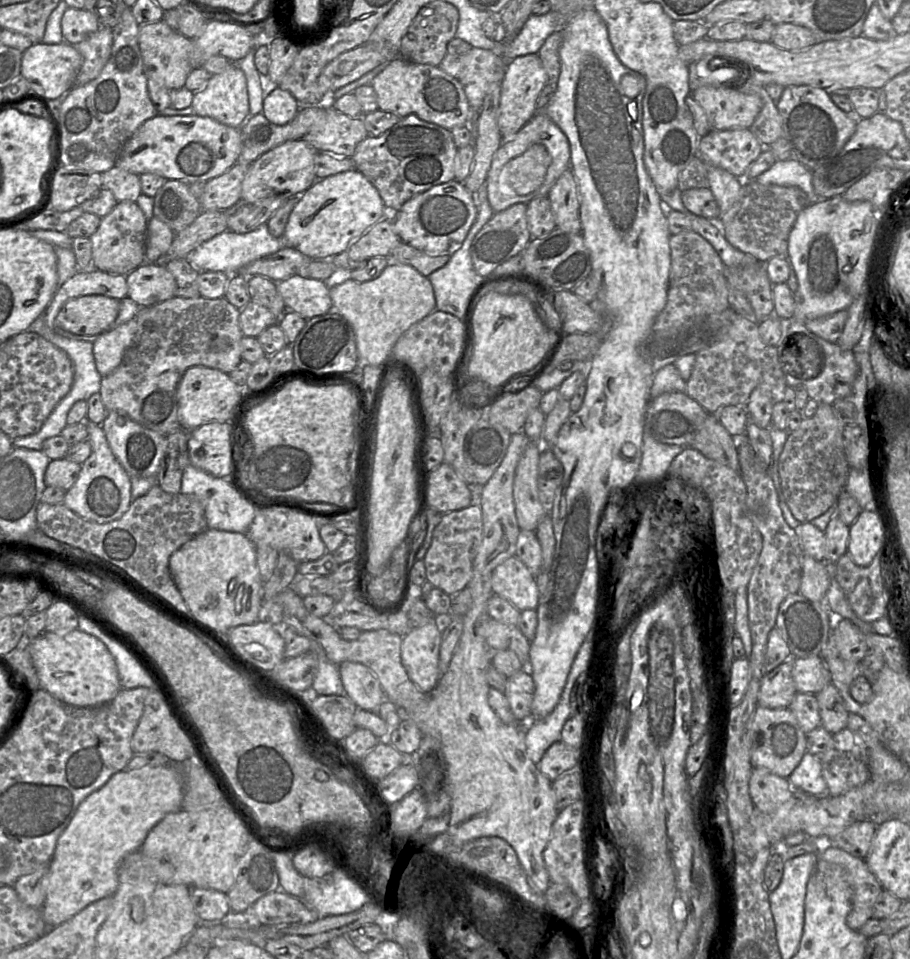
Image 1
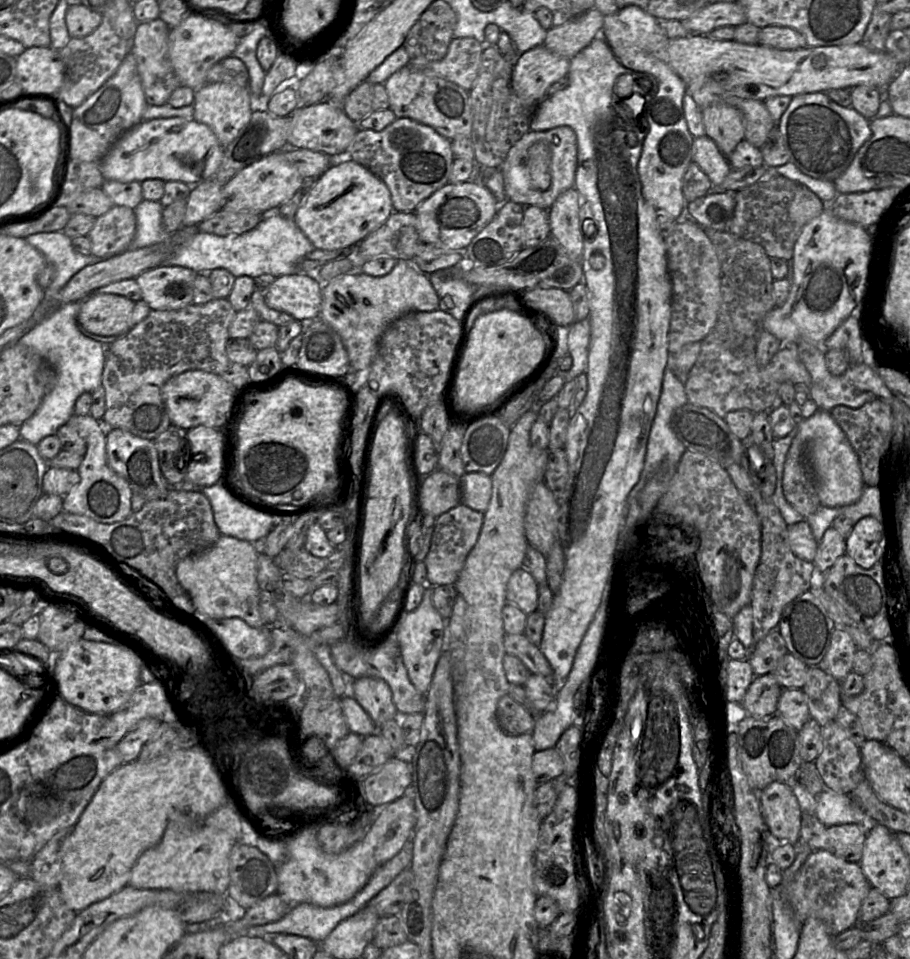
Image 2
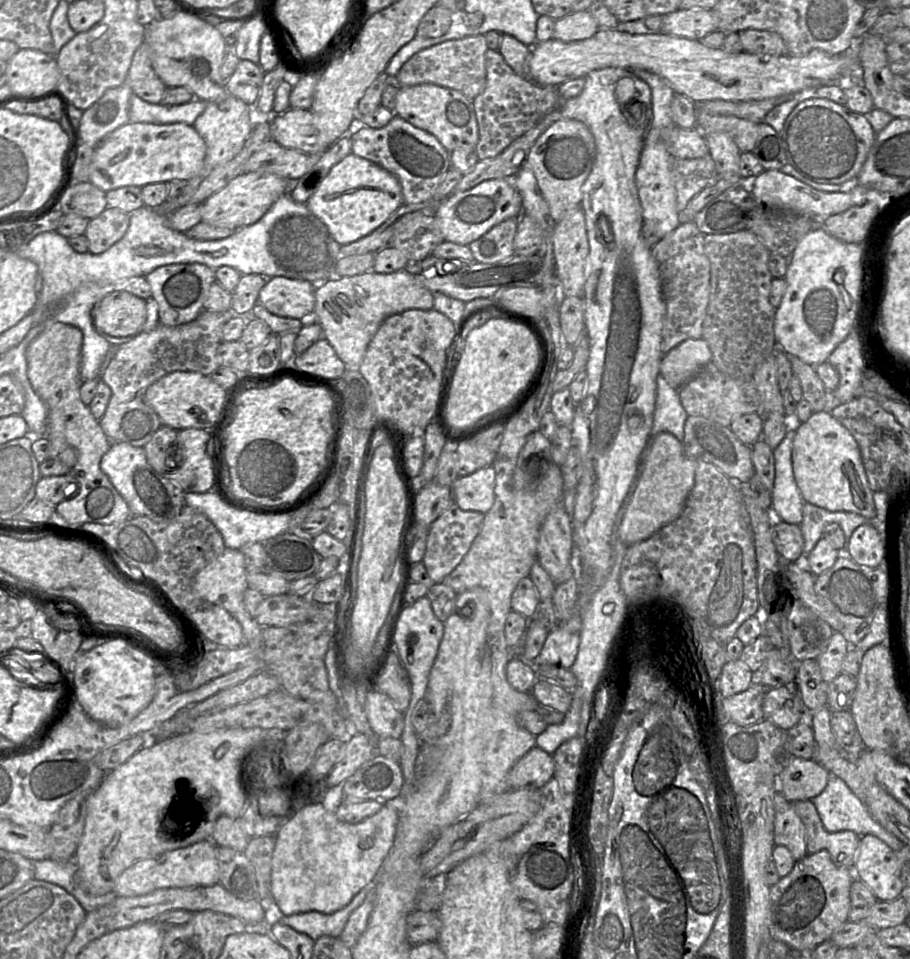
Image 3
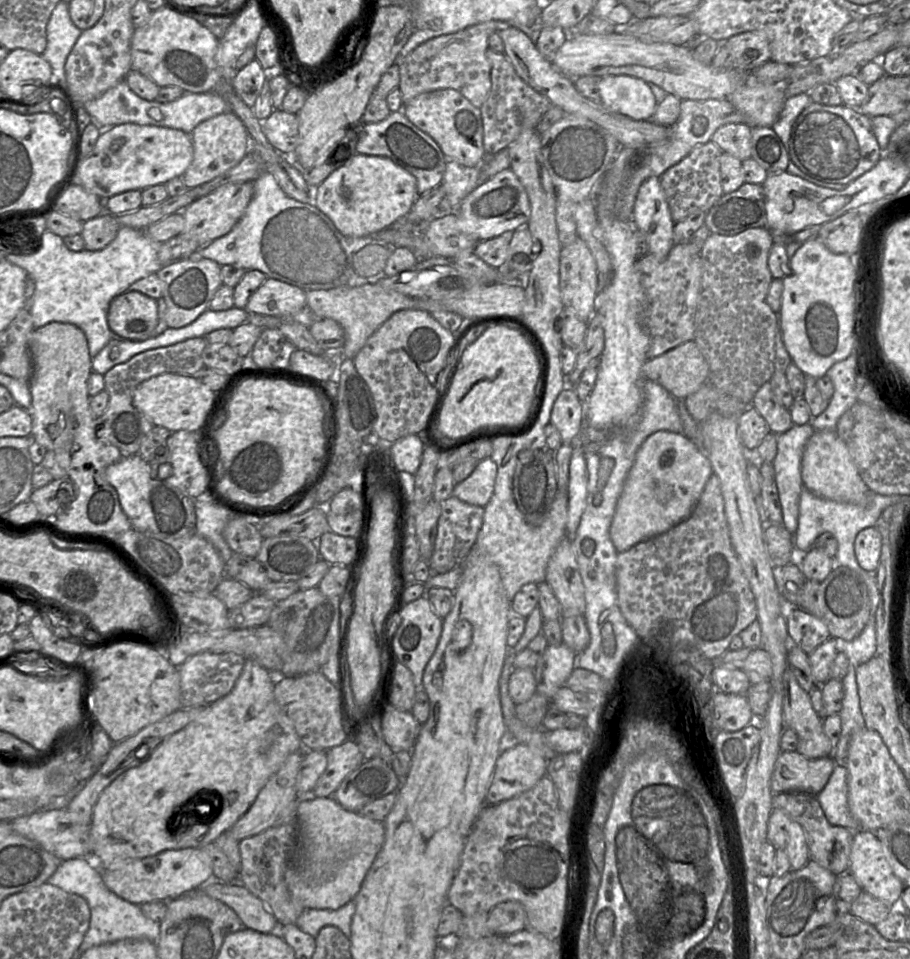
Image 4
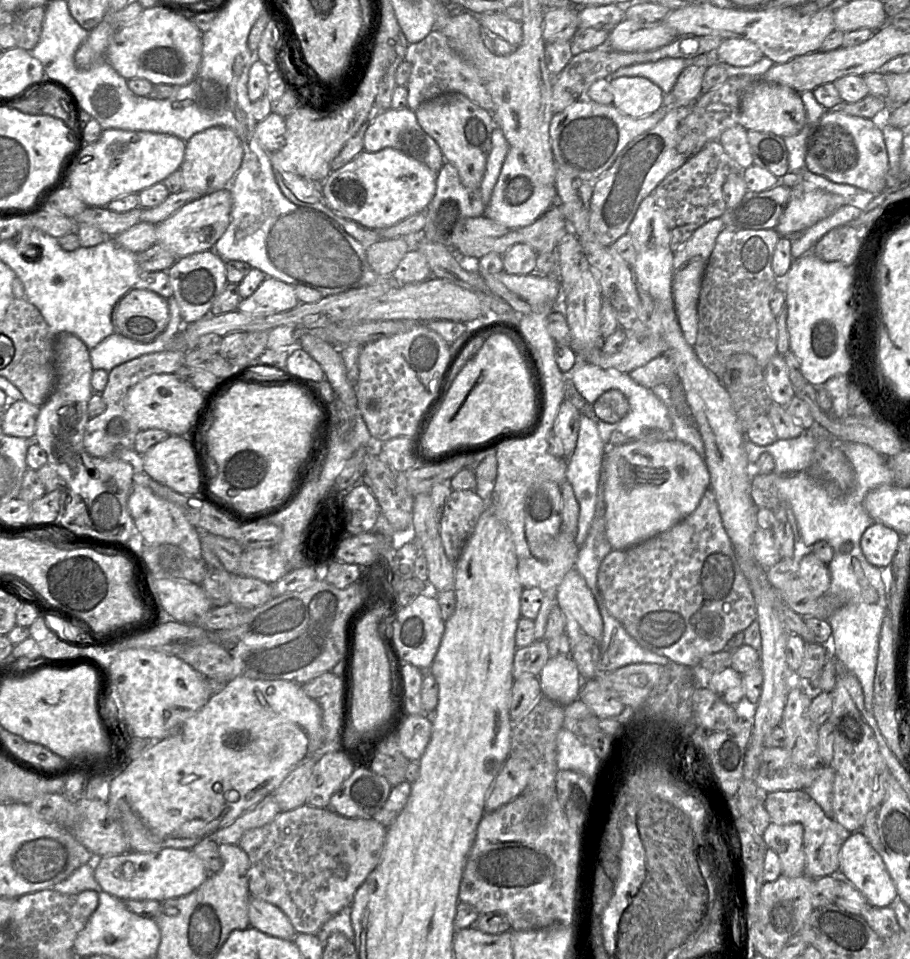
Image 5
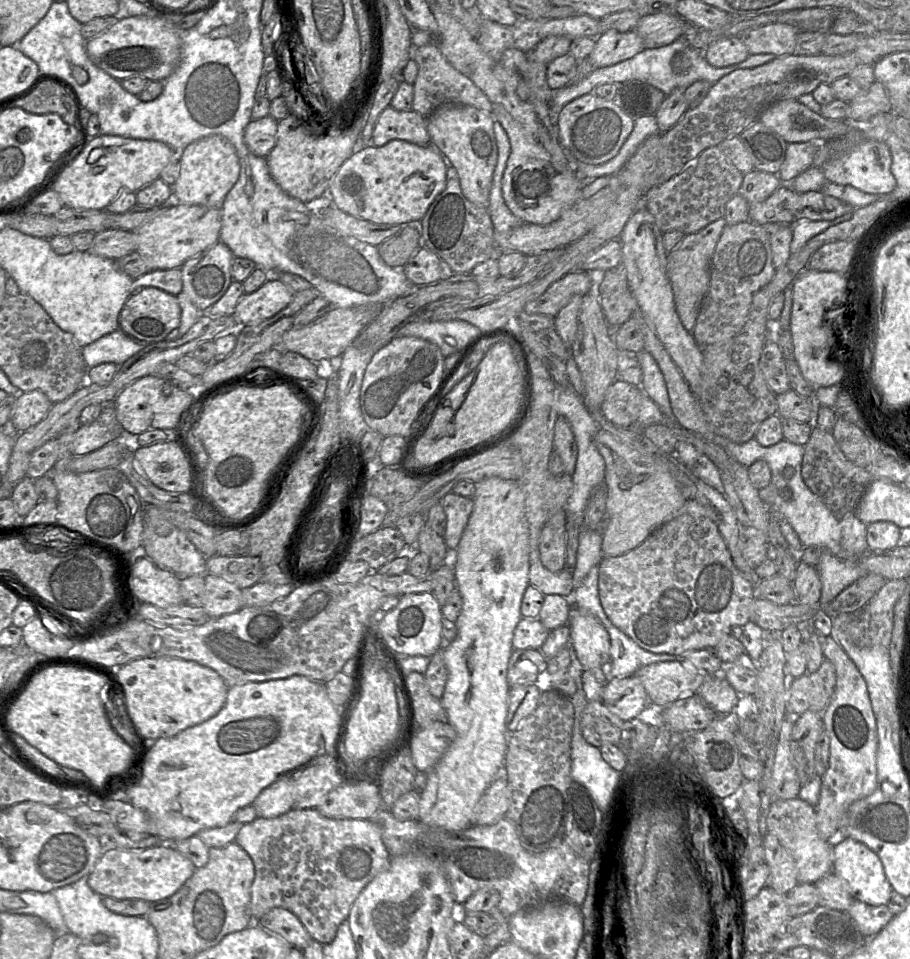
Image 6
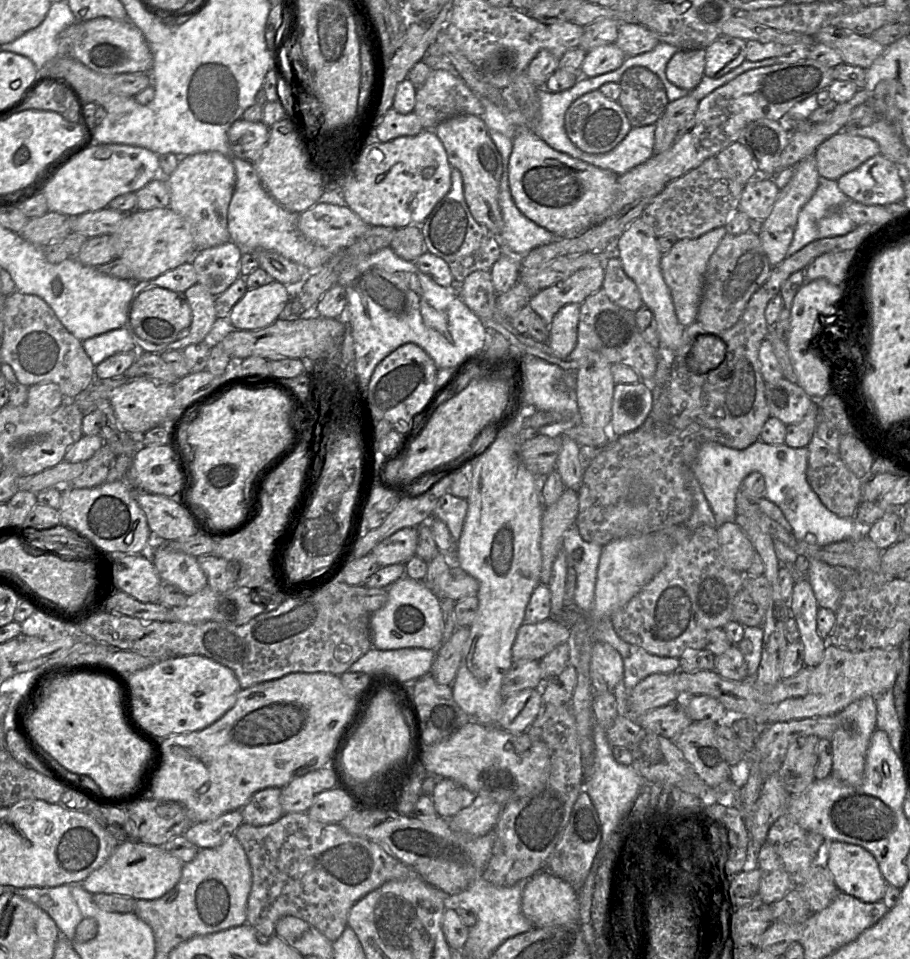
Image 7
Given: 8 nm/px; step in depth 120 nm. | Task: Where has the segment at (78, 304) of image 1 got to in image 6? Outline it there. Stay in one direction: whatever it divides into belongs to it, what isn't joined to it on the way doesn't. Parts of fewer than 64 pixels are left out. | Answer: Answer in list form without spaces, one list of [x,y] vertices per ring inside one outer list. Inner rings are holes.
[[[145,287],[135,291],[124,304],[119,316],[119,329],[140,340],[156,343],[180,325],[181,307],[177,296],[156,287]]]

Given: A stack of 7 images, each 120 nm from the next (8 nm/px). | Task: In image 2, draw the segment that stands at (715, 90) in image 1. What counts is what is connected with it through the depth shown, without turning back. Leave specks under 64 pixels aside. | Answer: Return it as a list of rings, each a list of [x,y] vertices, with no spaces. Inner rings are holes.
[[[719,102],[702,110],[705,135],[714,141],[727,158],[744,139],[745,127],[742,113],[736,108]]]

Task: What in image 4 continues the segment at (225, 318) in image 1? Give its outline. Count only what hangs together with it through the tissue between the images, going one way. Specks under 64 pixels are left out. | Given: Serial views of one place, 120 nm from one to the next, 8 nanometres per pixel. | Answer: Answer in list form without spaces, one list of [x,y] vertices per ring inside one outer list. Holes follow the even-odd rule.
[[[205,337],[189,338],[166,347],[146,350],[128,361],[112,367],[103,375],[109,403],[104,413],[95,418],[97,438],[106,444],[117,447],[122,456],[138,454],[142,439],[152,430],[154,425],[133,405],[133,393],[136,387],[151,377],[164,373],[194,375],[205,367],[202,353],[207,345]]]

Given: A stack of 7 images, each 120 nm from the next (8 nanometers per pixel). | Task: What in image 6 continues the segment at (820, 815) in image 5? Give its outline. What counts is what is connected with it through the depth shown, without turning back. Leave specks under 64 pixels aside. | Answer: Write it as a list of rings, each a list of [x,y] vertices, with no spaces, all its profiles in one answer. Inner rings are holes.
[[[799,797],[776,800],[770,805],[766,819],[767,833],[775,835],[781,845],[792,855],[799,884],[815,884],[833,871],[832,846],[824,840],[816,826],[816,810]]]

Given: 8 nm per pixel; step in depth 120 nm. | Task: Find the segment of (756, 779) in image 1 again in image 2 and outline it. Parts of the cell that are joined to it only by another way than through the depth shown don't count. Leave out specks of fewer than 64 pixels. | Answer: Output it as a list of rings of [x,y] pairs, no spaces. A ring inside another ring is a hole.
[[[774,781],[758,792],[764,822],[775,842],[798,844],[802,813],[796,784]]]

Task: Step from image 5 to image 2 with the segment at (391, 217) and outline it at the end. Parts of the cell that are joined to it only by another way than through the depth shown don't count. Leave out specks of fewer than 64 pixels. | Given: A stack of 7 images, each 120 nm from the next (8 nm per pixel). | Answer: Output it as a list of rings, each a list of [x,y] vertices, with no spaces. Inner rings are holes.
[[[343,157],[313,181],[294,221],[316,249],[337,250],[359,244],[394,212],[387,185],[366,167]]]

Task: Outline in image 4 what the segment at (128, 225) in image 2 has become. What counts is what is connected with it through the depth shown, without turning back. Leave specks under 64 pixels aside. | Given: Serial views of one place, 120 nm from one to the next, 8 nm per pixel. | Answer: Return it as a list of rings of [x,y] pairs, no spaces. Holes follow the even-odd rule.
[[[107,211],[85,221],[81,232],[85,249],[97,251],[105,248],[115,239],[120,227],[117,217]]]

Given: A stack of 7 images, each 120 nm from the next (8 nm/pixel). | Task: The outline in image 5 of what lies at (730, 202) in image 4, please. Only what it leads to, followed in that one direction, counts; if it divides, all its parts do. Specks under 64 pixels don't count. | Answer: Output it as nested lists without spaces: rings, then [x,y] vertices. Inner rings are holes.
[[[780,182],[762,192],[747,191],[741,202],[727,208],[721,219],[726,229],[775,229],[791,196],[791,188]]]

